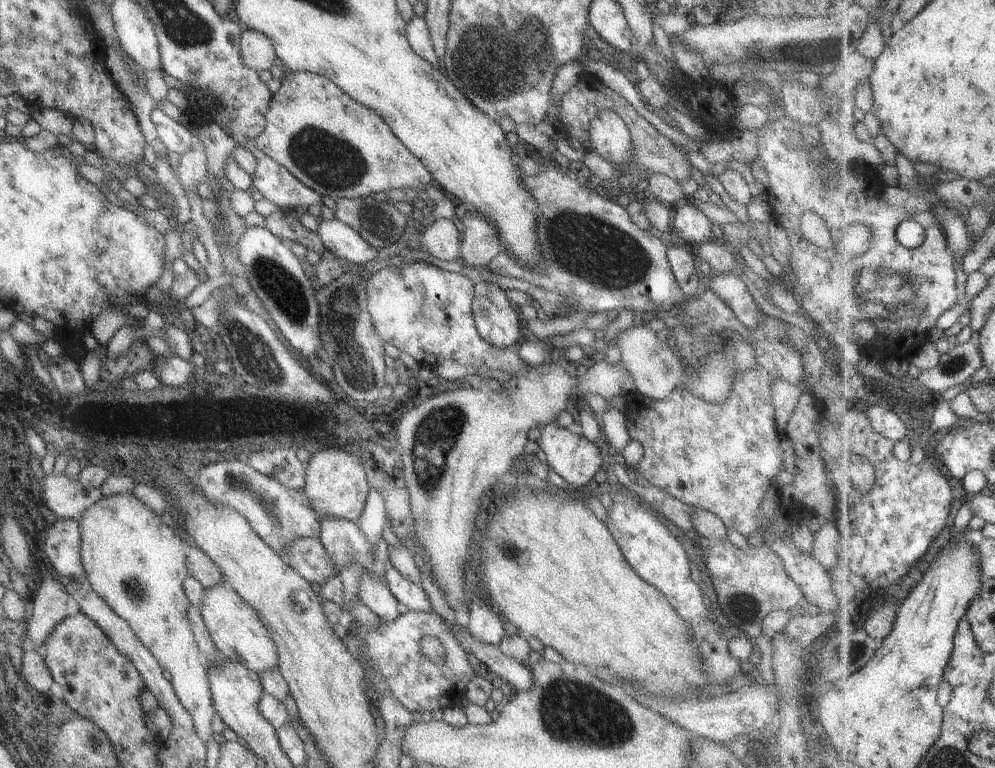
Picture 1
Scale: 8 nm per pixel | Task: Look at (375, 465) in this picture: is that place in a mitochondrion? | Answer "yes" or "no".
no

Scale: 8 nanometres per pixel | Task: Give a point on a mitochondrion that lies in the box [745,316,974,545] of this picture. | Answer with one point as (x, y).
(957, 364)

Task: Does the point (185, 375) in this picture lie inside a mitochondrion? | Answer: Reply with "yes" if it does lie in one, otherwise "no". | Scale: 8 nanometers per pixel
no

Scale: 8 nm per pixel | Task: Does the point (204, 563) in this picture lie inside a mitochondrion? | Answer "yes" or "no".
no

